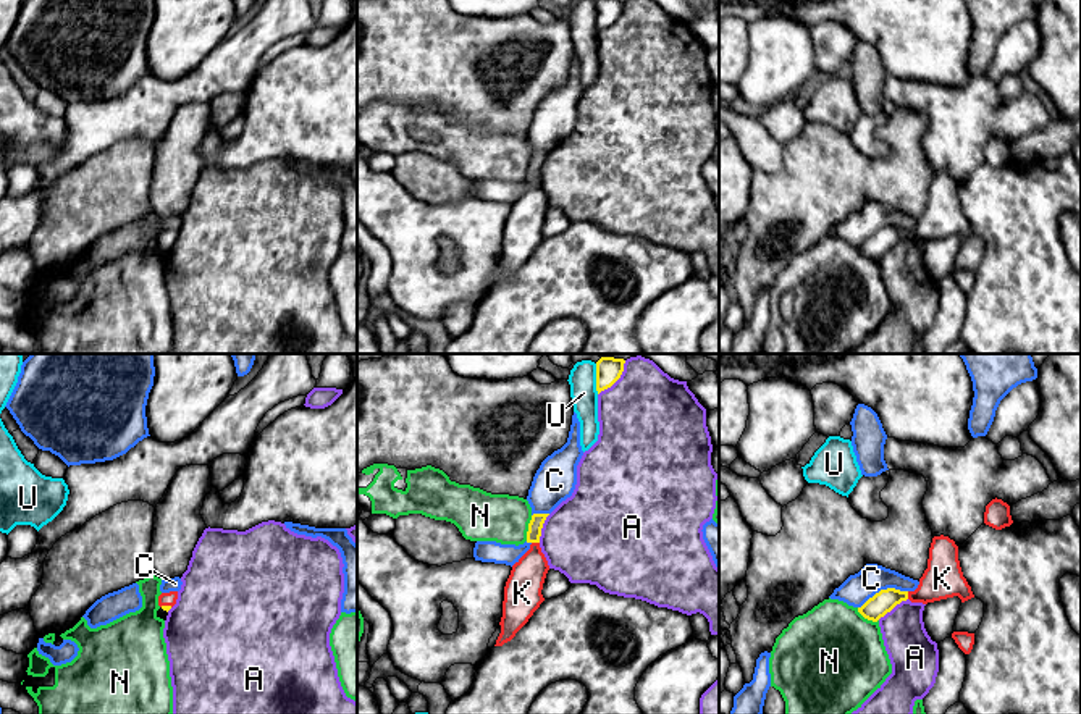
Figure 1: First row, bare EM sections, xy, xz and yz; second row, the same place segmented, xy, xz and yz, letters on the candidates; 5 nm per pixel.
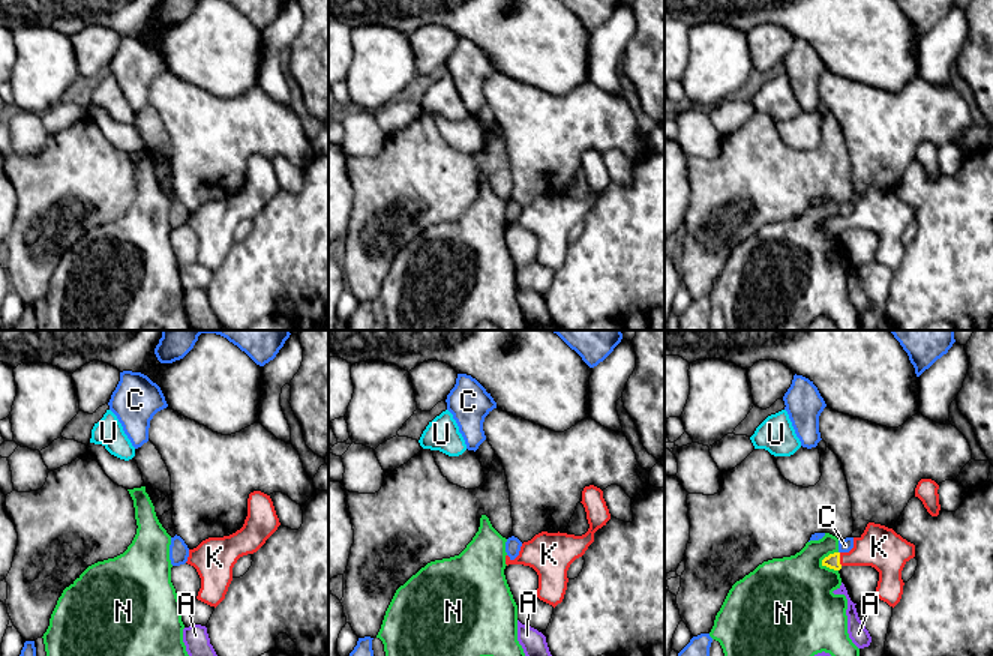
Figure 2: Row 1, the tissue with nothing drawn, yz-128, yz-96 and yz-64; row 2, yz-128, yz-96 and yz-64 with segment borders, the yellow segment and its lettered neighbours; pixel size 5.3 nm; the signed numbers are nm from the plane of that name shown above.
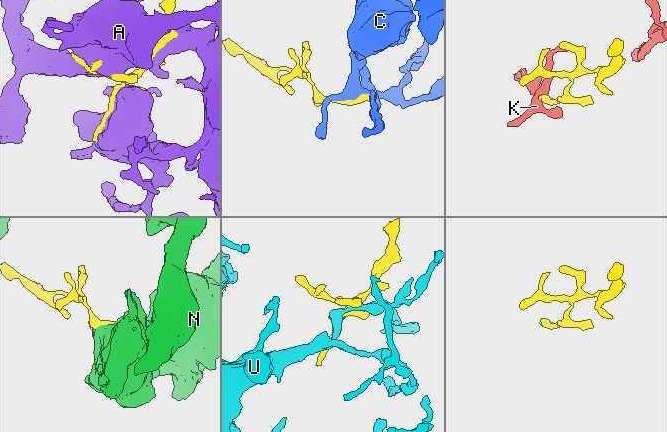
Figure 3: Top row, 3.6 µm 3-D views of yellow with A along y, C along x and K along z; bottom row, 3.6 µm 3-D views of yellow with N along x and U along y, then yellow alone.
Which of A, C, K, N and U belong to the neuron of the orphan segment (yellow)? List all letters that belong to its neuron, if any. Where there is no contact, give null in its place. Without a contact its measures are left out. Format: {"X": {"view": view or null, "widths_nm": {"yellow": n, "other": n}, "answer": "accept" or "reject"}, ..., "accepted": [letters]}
{"A": {"view": "yz", "widths_nm": {"yellow": 110, "other": 240}, "answer": "reject"}, "C": {"view": "yz", "widths_nm": {"yellow": 110, "other": 150}, "answer": "reject"}, "K": {"view": "xz", "widths_nm": {"yellow": 70, "other": 180}, "answer": "accept"}, "N": {"view": "xz", "widths_nm": {"yellow": 70, "other": 240}, "answer": "reject"}, "U": {"view": "xz", "widths_nm": {"yellow": 130, "other": 140}, "answer": "reject"}, "accepted": ["K"]}

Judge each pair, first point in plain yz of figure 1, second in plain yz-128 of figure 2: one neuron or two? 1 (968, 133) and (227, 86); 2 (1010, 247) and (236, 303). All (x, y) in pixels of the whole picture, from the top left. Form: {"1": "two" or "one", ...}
{"1": "two", "2": "one"}

